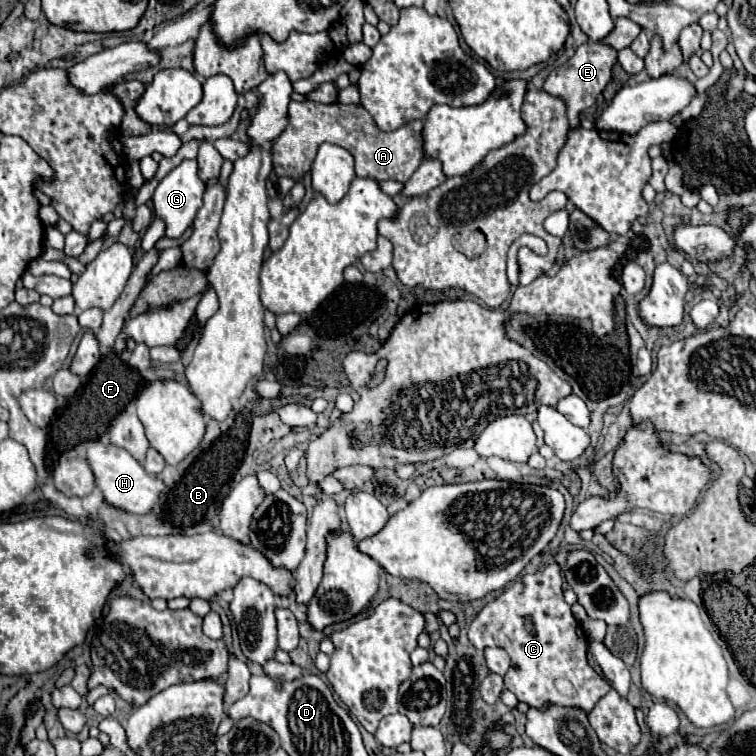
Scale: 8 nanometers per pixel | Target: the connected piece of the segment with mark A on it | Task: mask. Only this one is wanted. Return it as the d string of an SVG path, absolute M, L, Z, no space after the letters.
M291 101L289 107L293 107L293 117L289 119L289 127L281 133L281 137L273 145L273 168L277 177L291 177L293 181L299 181L305 173L309 173L317 147L323 141L347 149L355 159L357 177L365 177L373 181L393 179L405 183L405 179L409 179L413 171L419 167L419 163L423 161L421 147L417 147L419 143L417 121L405 123L395 131L381 131L371 119L369 111L363 109L361 105L341 105L341 103L323 105L315 101L305 101L305 103Z

